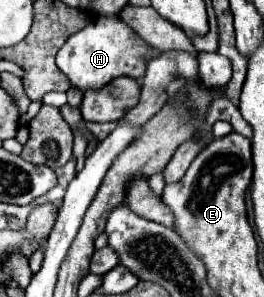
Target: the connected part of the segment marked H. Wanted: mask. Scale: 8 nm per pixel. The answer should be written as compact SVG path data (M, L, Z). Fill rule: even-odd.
M101 17L91 19L87 27L73 33L69 41L65 41L65 45L57 53L57 67L69 77L73 87L79 87L81 91L99 89L121 75L141 79L145 73L147 55L151 53L153 47L147 41L143 41L123 19Z

